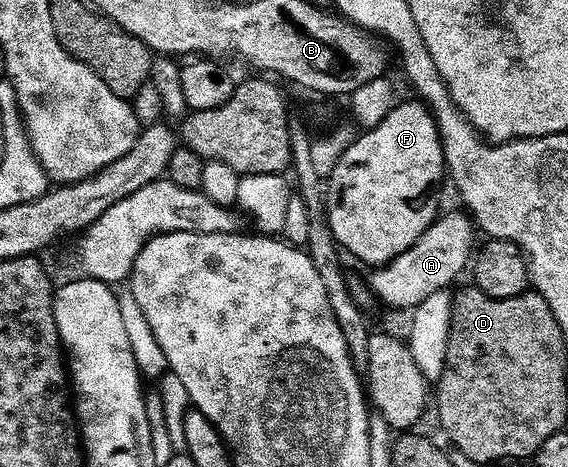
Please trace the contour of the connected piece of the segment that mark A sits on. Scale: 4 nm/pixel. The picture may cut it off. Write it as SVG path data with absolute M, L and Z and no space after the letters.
M466 211L440 215L431 229L405 254L372 271L375 273L371 276L371 288L376 298L391 308L422 309L425 298L433 298L433 294L448 291L452 287L450 284L466 268L468 271L477 248L475 232L477 225Z

